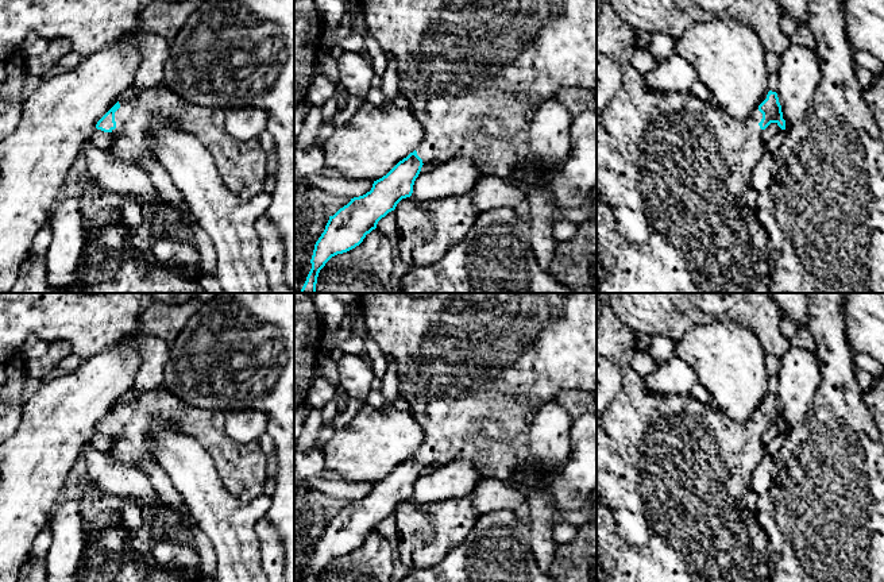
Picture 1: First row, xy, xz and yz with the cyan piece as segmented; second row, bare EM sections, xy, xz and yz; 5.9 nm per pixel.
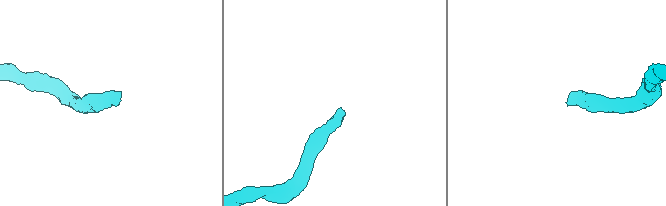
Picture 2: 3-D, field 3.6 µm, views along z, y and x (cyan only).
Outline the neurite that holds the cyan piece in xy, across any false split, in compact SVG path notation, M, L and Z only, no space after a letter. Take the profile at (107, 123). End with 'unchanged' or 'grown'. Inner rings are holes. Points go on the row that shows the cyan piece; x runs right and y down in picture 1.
M163 85L140 92L127 90L97 122L96 128L112 134L108 151L126 165L140 158L155 159L147 147L150 120L165 116L198 138L213 157L227 186L242 200L263 192L267 157L258 139L239 140L224 127L227 111L182 100Z | grown

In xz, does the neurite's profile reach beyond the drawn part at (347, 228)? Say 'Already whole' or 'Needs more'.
Needs more

